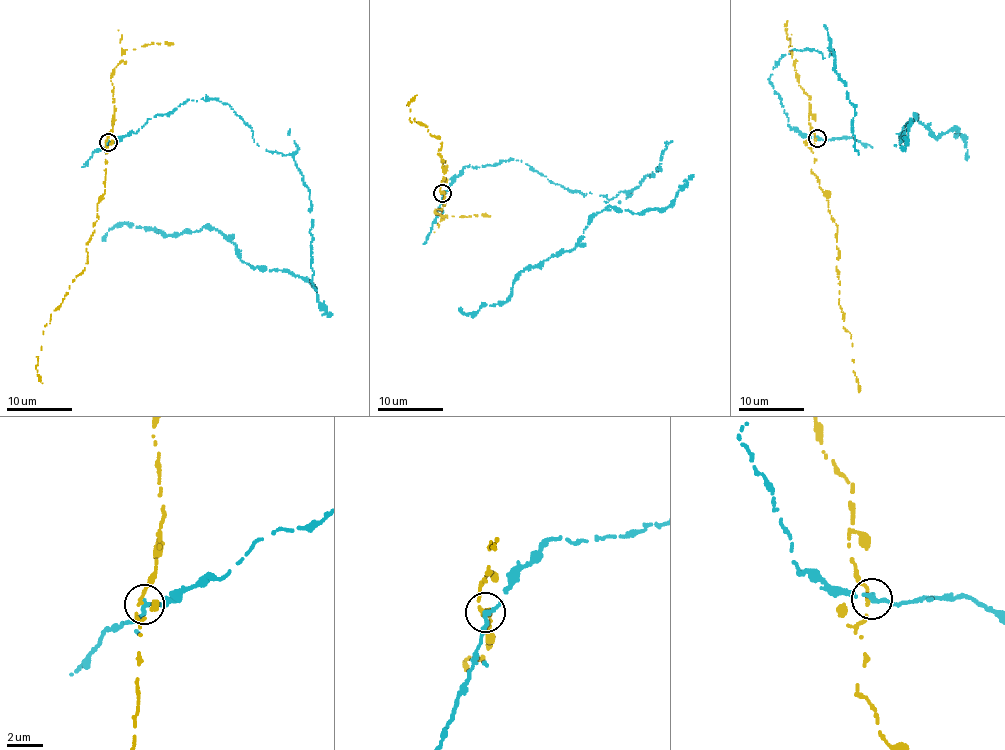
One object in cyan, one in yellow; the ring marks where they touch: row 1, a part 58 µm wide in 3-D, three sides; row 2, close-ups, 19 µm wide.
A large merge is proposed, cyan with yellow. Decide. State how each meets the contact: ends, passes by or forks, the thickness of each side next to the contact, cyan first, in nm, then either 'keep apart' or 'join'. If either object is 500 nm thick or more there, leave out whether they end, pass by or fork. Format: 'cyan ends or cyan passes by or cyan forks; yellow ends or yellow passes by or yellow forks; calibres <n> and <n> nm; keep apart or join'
cyan ends; yellow passes by; calibres 340 and 150 nm; keep apart

